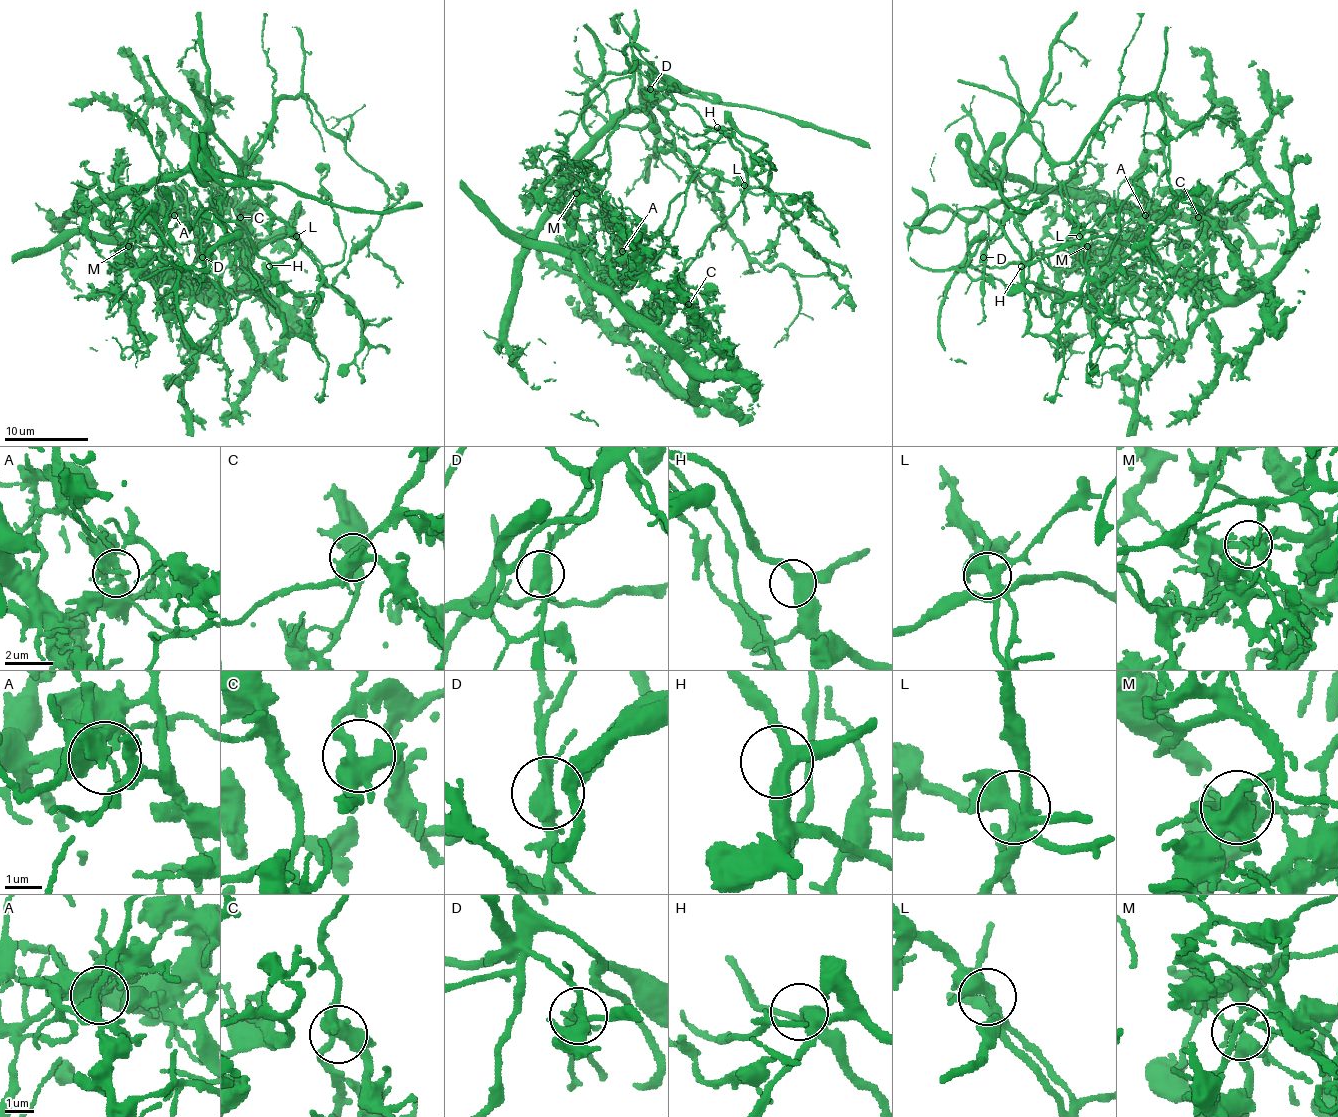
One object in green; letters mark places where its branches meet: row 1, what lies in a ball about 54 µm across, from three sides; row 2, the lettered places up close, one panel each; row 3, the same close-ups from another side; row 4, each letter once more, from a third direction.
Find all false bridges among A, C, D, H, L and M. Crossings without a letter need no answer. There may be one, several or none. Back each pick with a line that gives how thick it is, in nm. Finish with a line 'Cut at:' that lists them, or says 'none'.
A: calibre 340 nm
D: calibre 380 nm
L: calibre 400 nm
M: calibre 340 nm
Cut at: A, D, L, M

